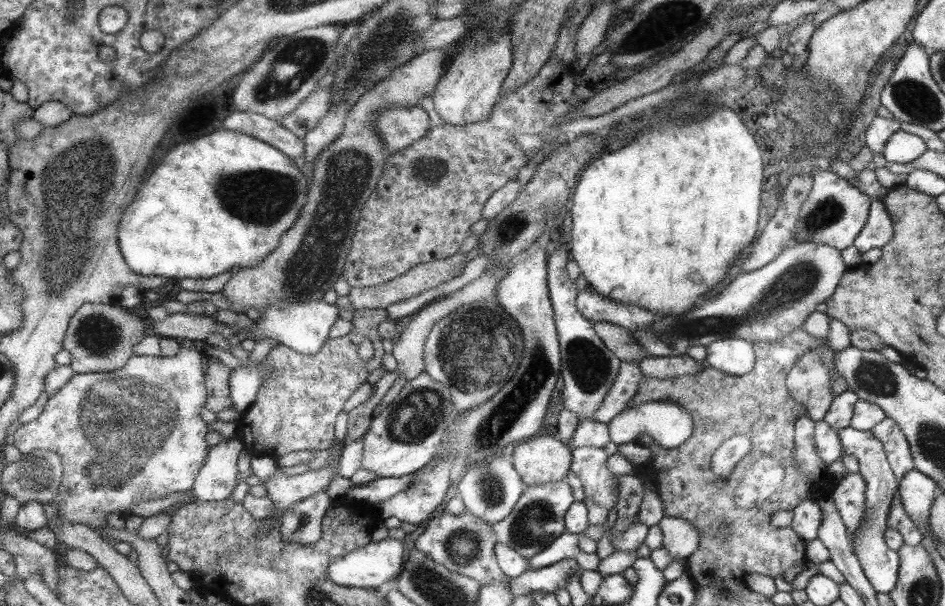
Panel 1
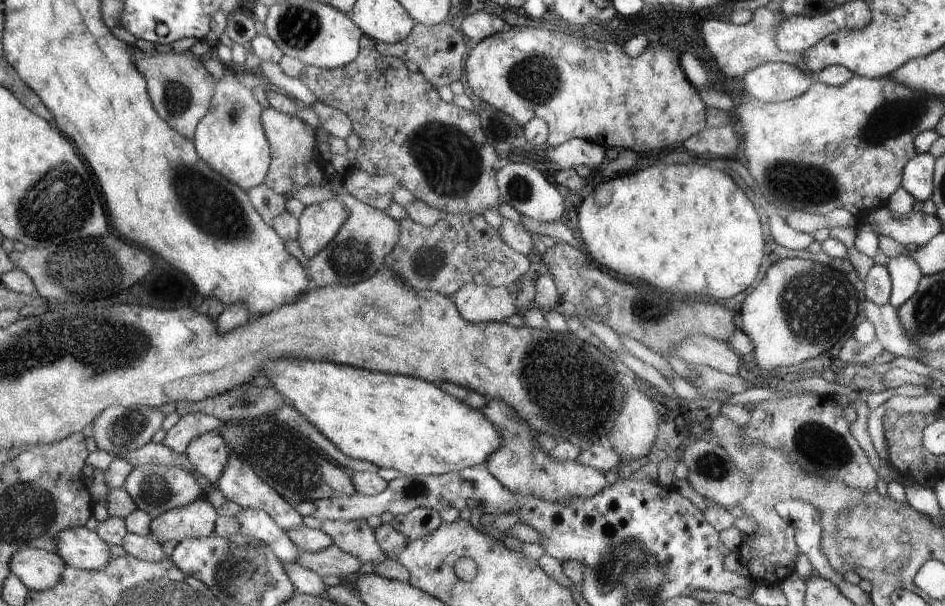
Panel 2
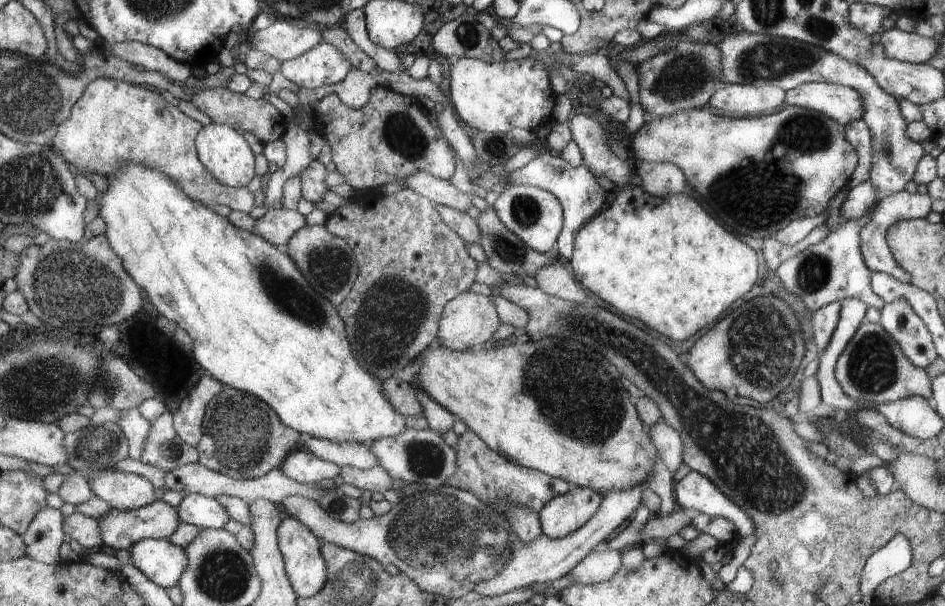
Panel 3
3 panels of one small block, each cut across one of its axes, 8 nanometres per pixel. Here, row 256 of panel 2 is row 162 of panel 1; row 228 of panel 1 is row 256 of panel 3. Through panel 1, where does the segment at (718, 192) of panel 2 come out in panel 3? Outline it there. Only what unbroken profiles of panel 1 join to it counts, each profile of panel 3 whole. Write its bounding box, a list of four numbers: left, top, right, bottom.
[557,114,757,341]

